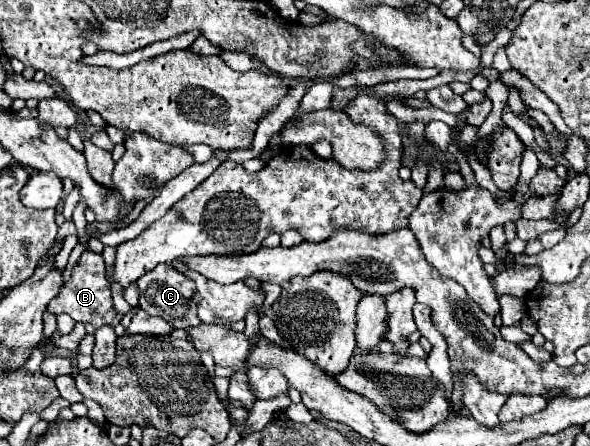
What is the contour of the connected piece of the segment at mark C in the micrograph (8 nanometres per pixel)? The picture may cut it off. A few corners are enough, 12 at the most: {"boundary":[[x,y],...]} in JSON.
{"boundary":[[161,263],[139,285],[139,307],[175,329],[197,327],[195,283]]}

